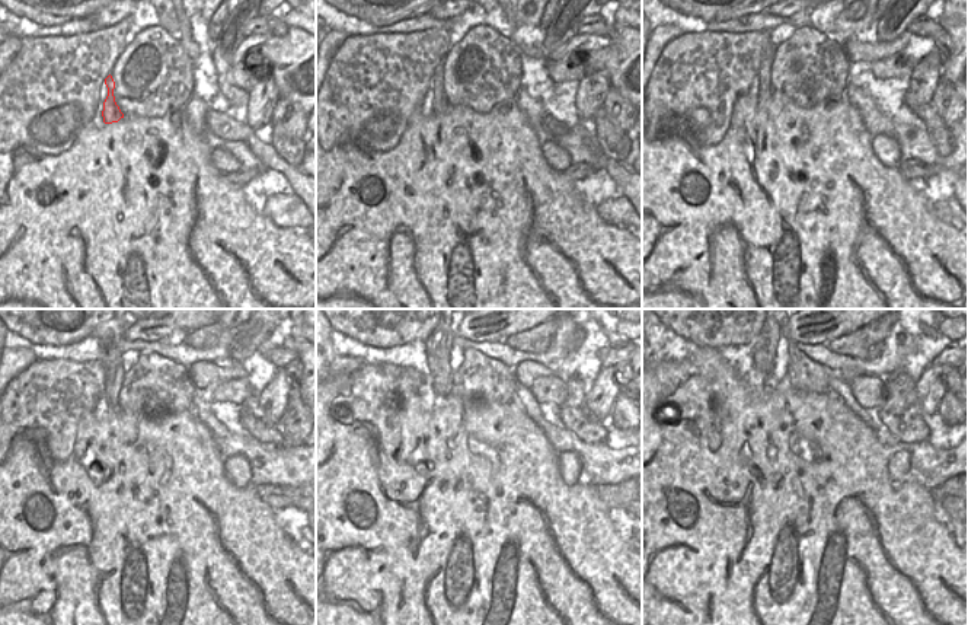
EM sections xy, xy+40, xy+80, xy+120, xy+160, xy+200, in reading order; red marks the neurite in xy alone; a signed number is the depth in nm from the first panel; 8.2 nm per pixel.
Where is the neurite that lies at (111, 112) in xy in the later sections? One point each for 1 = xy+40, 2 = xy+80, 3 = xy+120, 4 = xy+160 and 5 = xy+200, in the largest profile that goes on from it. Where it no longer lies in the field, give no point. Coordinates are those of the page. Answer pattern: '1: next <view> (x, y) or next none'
1: next xy+40 (440, 104)
2: next xy+80 (764, 73)
3: next xy+120 (112, 363)
4: next xy+160 (440, 343)
5: next xy+200 (766, 343)

